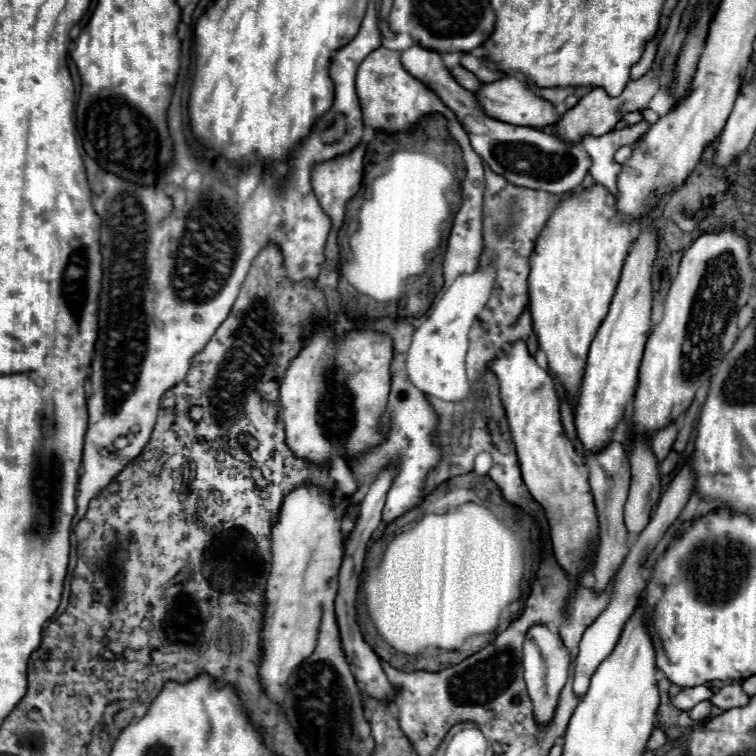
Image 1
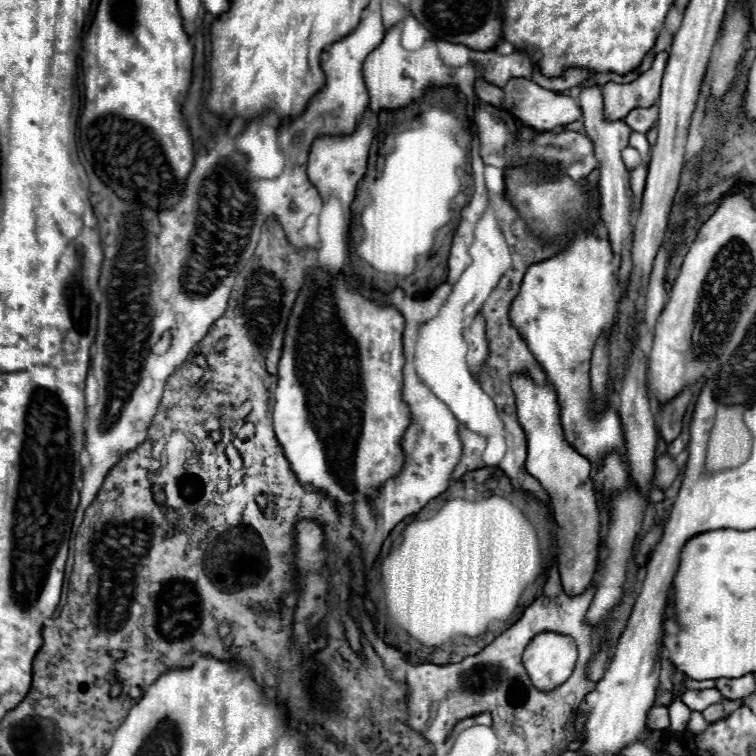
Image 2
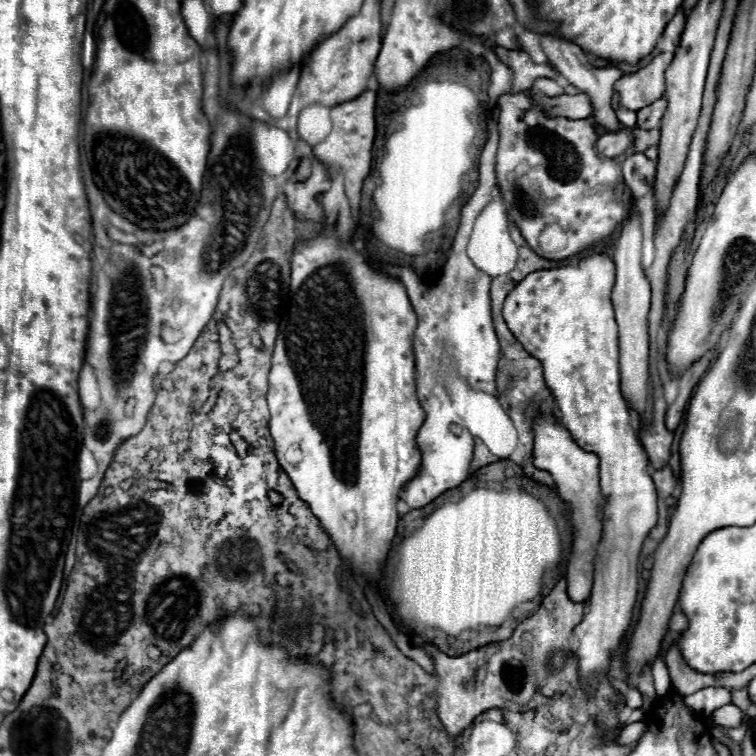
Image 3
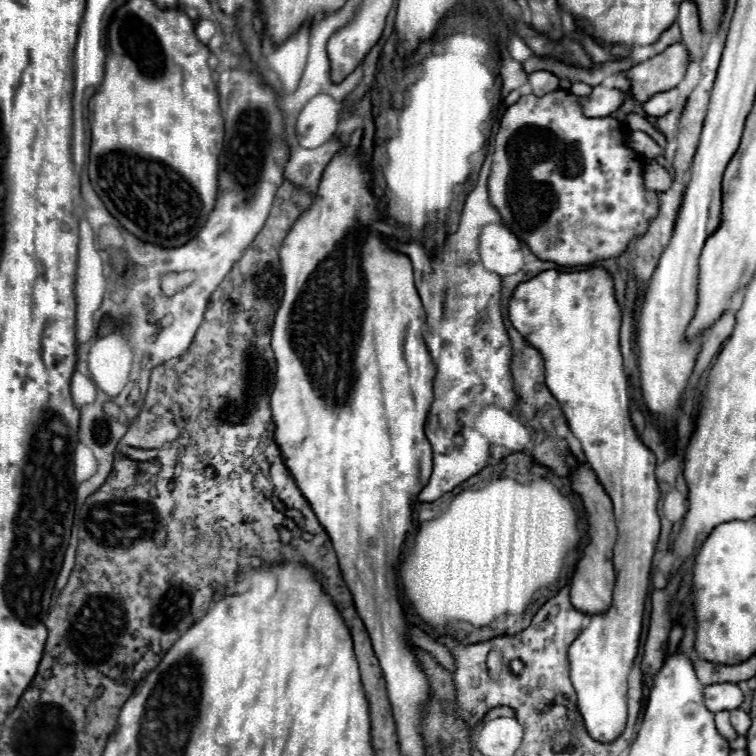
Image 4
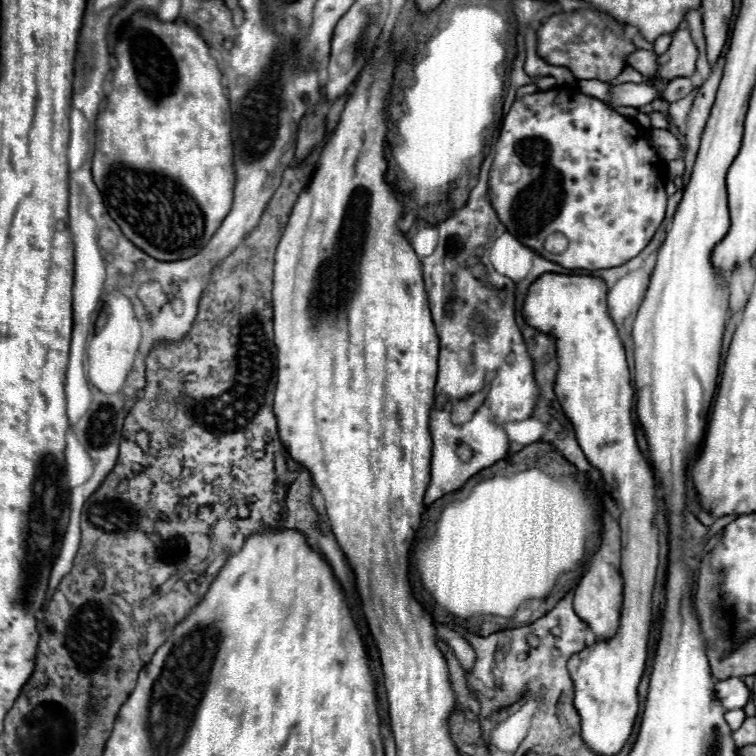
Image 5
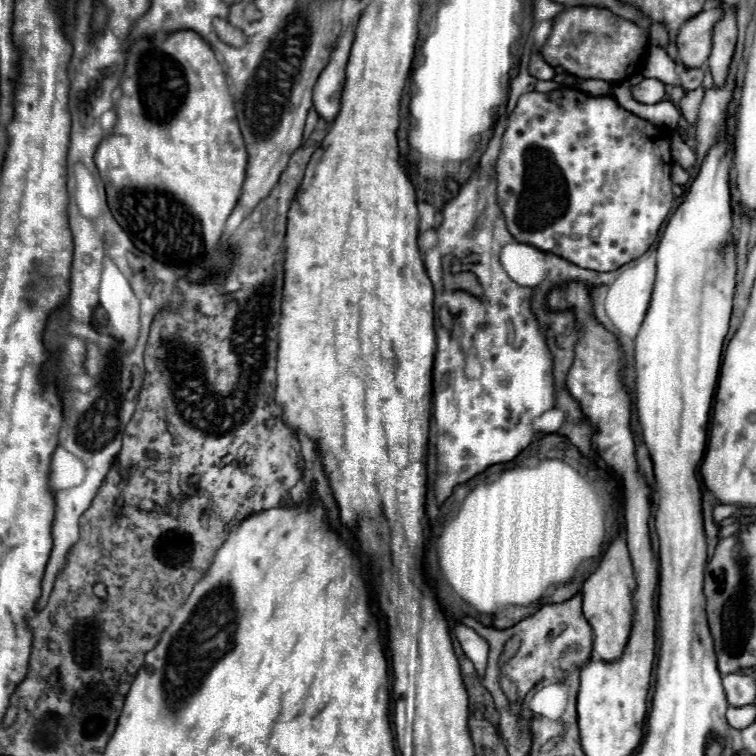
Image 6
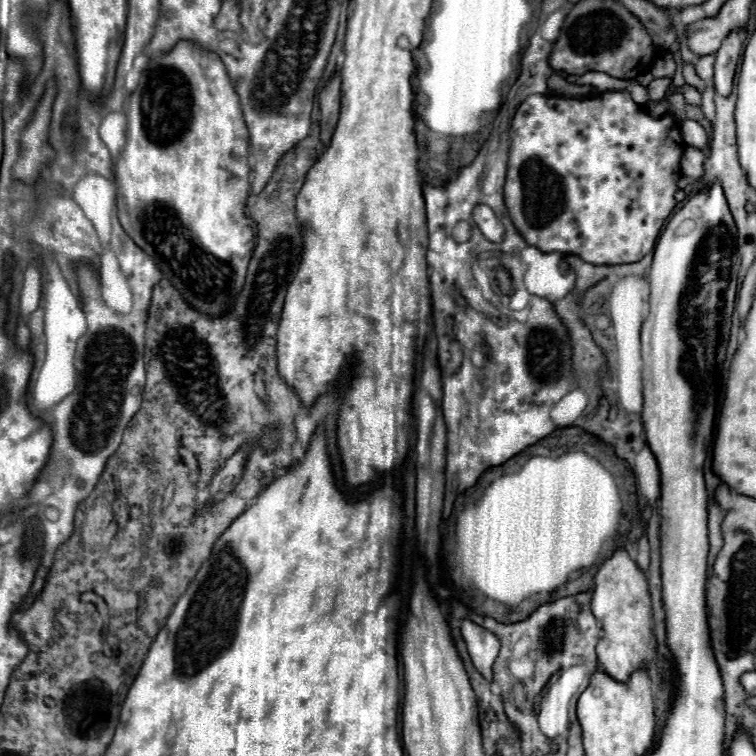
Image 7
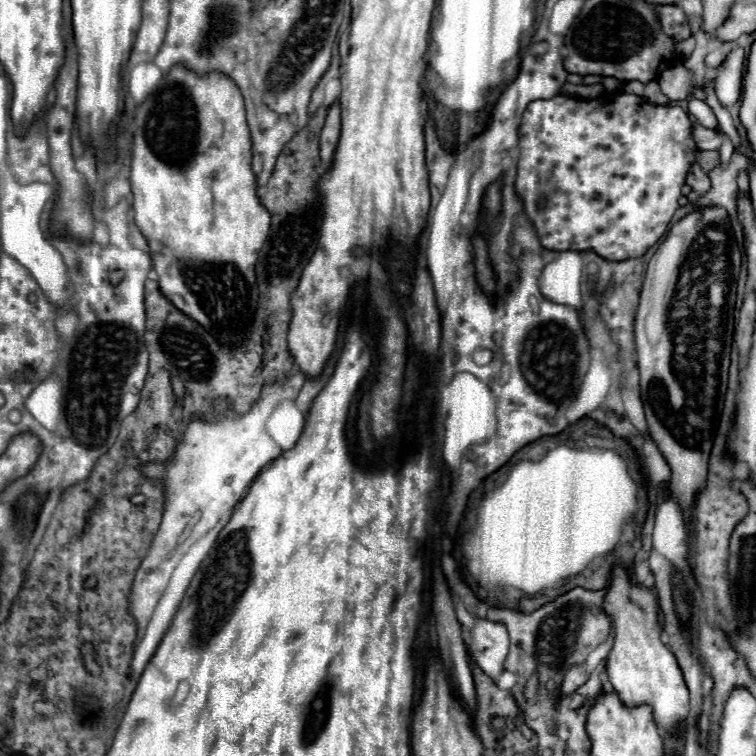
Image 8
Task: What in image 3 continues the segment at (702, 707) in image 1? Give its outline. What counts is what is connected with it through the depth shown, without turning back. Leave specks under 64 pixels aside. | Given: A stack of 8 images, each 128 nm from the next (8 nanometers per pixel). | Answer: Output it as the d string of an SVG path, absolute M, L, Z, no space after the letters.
M726 704L718 710L712 712L712 722L720 724L720 726L738 726L742 722L742 710L738 710L734 704Z

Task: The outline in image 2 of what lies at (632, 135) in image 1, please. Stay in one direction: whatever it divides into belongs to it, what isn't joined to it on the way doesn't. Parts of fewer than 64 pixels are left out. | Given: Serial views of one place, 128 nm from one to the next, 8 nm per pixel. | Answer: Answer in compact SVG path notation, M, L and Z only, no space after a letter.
M592 86L586 88L580 98L578 98L578 106L582 108L582 122L586 128L586 136L592 140L594 146L594 156L598 160L598 168L600 168L600 176L598 176L598 192L600 192L600 218L608 228L608 236L610 236L610 244L614 248L614 252L618 252L622 256L620 260L620 268L618 268L618 282L620 288L624 292L626 288L626 276L630 276L630 240L632 240L632 226L630 226L630 206L632 206L632 192L630 192L630 184L628 184L628 170L620 158L620 152L628 146L628 138L632 134L632 130L622 122L608 122L602 114L604 104L602 104L602 92L600 86Z

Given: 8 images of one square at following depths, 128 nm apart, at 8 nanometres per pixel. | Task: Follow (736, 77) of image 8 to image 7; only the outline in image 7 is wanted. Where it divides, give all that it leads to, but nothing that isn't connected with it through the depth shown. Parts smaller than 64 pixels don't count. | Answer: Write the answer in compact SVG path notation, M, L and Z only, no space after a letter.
M732 30L724 38L720 50L716 52L714 88L716 88L716 94L720 94L720 96L728 96L732 92L732 80L734 80L734 70L738 64L740 48L742 48L742 42L738 36L738 30Z

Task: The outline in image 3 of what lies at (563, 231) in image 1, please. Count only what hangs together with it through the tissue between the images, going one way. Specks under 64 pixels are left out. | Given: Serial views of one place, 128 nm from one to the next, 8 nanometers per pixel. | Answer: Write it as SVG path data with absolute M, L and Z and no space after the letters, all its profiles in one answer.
M588 254L574 266L562 266L552 270L536 270L528 274L506 298L504 320L518 342L538 358L544 366L544 380L554 392L554 398L562 412L562 424L572 434L572 440L586 452L594 452L600 458L600 490L606 500L604 504L604 528L602 540L594 558L594 586L588 598L588 612L582 622L574 628L580 646L574 652L578 658L580 676L590 678L608 670L610 654L620 646L624 632L632 622L632 608L636 604L638 590L638 556L644 538L656 526L656 488L646 470L648 456L638 440L638 434L630 426L630 410L620 394L620 372L618 372L618 326L614 320L614 308L610 292L614 286L614 262L606 254Z

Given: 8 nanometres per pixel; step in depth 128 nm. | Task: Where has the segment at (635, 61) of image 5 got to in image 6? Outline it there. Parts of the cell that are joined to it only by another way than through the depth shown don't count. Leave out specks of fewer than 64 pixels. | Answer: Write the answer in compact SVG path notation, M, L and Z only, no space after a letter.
M652 46L648 50L648 58L646 58L646 66L644 66L642 74L644 74L644 78L656 78L664 84L678 86L676 64L672 62L672 58L668 58L664 48L654 48Z

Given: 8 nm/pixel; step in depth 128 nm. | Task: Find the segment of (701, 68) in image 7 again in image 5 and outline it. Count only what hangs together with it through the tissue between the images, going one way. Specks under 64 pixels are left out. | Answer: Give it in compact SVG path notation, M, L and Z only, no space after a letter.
M690 78L672 80L672 82L668 82L668 84L666 84L666 88L662 90L660 100L664 100L664 102L672 104L672 102L676 102L676 100L680 100L680 98L688 96L690 92L692 92L692 82L690 82Z

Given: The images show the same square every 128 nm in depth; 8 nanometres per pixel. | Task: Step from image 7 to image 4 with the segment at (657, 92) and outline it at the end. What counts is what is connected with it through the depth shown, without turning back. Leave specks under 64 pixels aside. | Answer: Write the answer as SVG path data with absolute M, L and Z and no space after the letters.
M596 86L588 96L578 96L578 104L582 106L584 116L588 118L604 118L618 110L628 96L620 94L616 88Z

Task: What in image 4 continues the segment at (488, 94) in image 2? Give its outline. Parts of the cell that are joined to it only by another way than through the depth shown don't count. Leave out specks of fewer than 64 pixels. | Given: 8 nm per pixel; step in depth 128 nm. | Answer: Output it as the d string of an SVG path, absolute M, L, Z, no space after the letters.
M558 90L538 100L534 94L520 96L516 104L508 106L496 134L494 164L488 182L490 200L498 208L502 222L530 246L532 254L560 266L586 266L620 256L634 238L646 232L654 212L658 212L656 192L648 192L642 186L642 158L622 144L618 122L614 118L582 116L576 98L566 90Z

